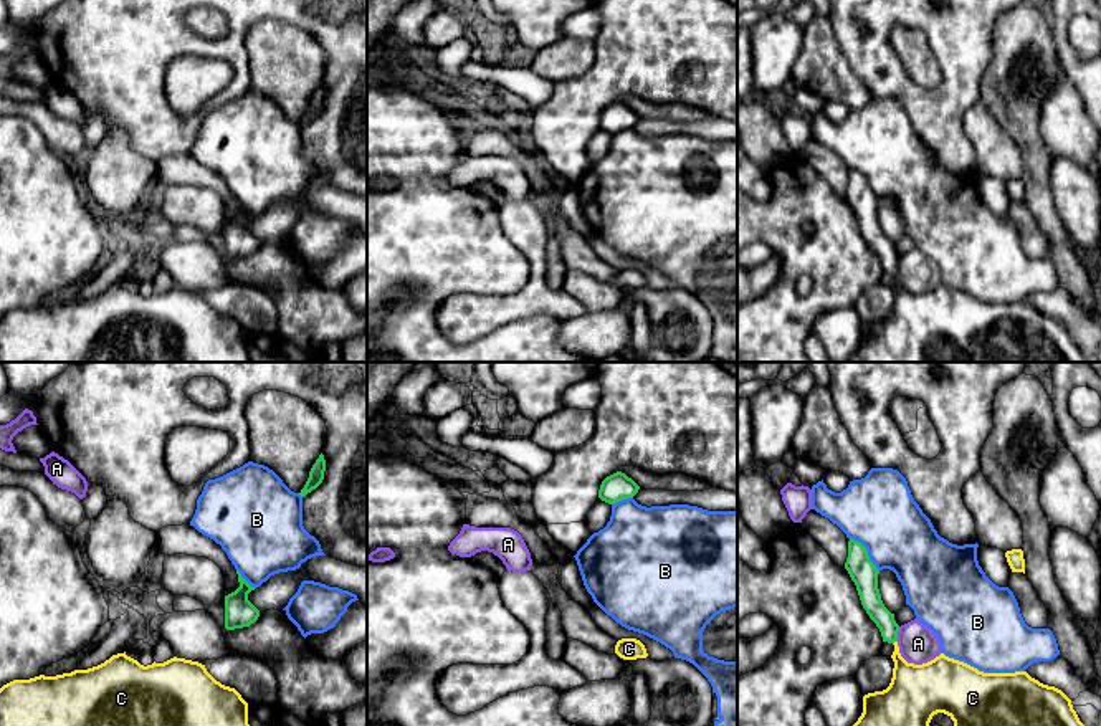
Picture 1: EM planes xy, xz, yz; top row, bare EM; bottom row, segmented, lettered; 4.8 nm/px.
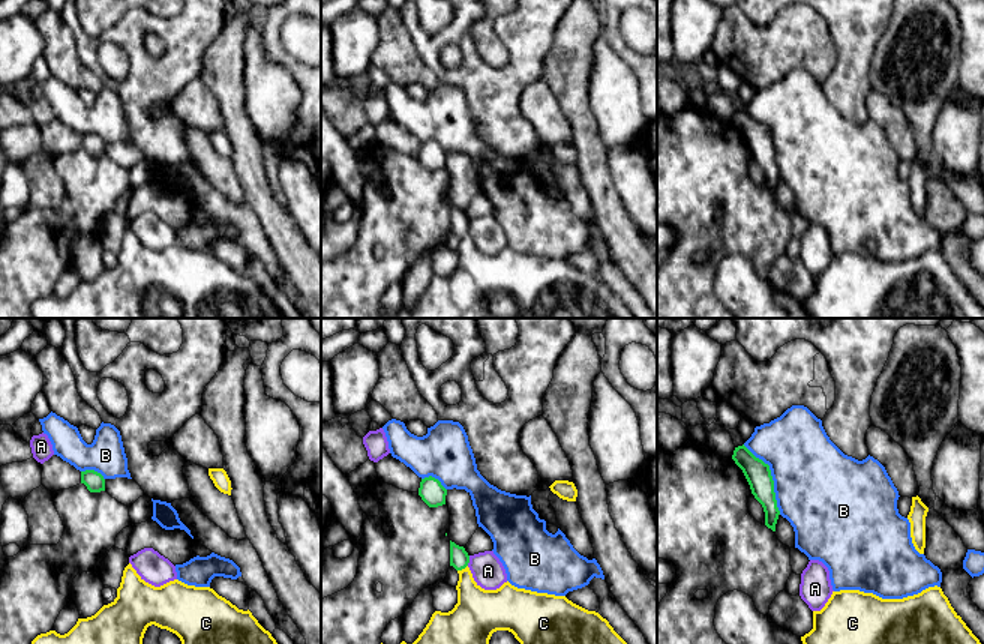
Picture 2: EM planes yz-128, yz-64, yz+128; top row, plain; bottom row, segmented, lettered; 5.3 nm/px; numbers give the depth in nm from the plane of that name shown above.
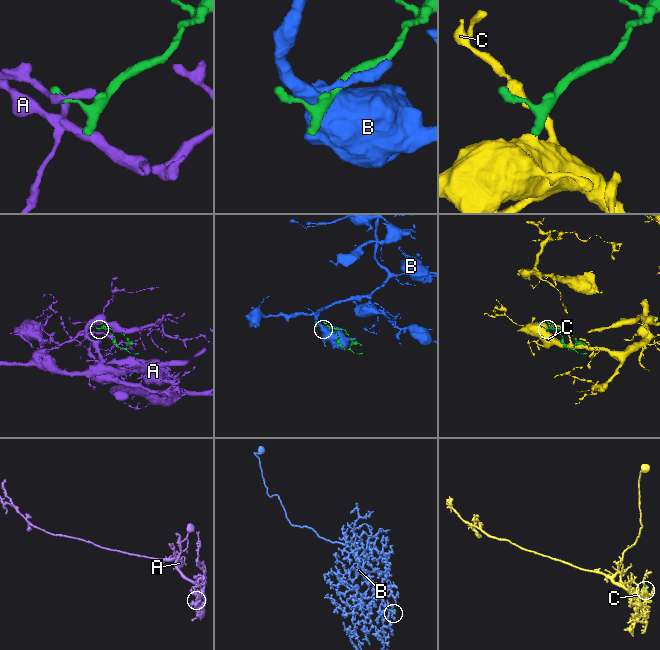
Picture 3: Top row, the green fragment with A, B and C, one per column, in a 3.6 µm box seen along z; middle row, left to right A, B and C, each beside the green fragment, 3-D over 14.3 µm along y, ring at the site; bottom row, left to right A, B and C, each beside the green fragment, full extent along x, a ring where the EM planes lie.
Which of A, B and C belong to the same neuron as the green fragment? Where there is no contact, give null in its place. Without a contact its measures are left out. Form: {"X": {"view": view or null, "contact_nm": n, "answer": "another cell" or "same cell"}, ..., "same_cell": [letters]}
{"A": {"view": "yz", "contact_nm": 70, "answer": "another cell"}, "B": {"view": "yz", "contact_nm": 220, "answer": "another cell"}, "C": {"view": "yz", "contact_nm": 30, "answer": "same cell"}, "same_cell": ["C"]}

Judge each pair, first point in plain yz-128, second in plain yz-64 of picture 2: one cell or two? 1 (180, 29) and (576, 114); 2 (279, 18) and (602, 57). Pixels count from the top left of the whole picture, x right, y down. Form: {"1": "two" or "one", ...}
{"1": "two", "2": "two"}

